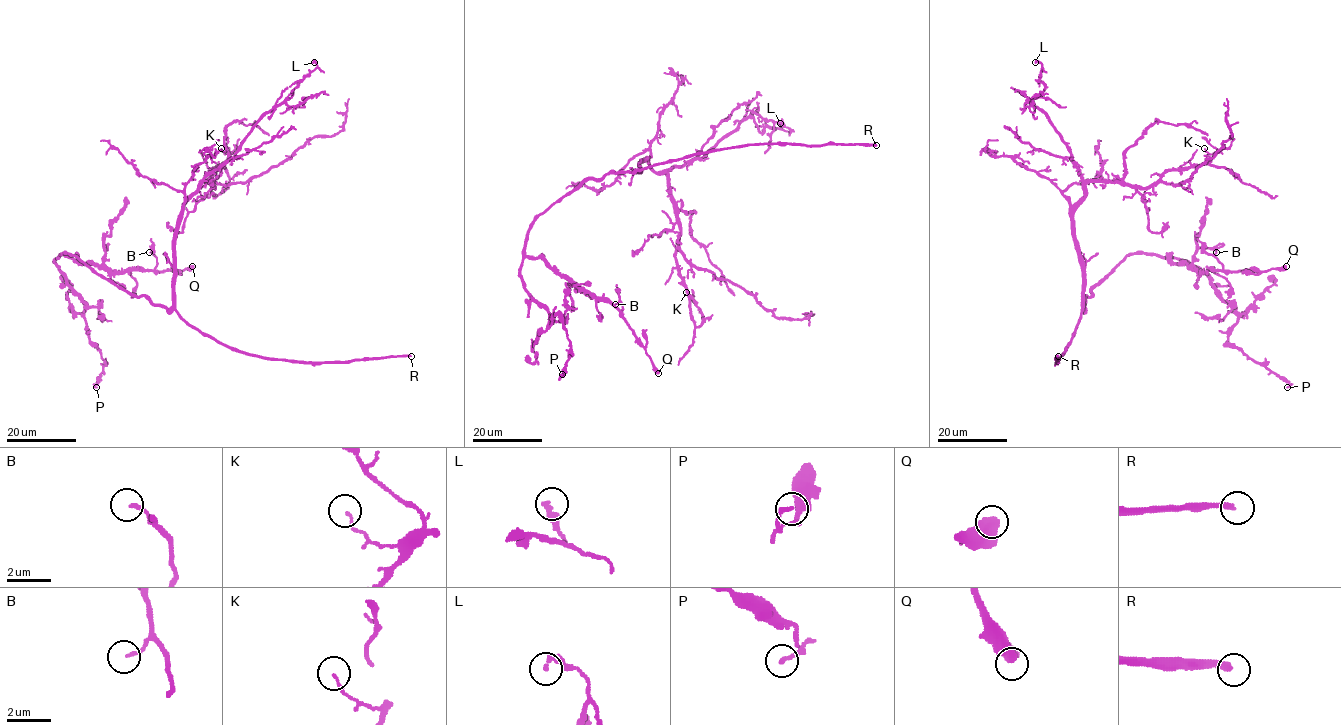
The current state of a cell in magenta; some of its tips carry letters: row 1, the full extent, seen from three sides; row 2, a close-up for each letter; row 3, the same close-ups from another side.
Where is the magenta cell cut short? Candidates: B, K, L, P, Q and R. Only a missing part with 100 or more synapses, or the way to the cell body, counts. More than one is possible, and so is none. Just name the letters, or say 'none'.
R

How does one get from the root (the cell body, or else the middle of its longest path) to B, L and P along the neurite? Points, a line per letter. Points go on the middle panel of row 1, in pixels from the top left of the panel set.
B: (639, 171), (584, 180), (537, 217), (524, 248), (615, 304)
L: (639, 171), (644, 160), (655, 171), (691, 163), (748, 117), (761, 132), (766, 126), (782, 130), (780, 123)
P: (639, 171), (584, 180), (530, 228), (520, 277), (550, 325), (557, 314), (563, 323), (571, 350), (562, 374)

